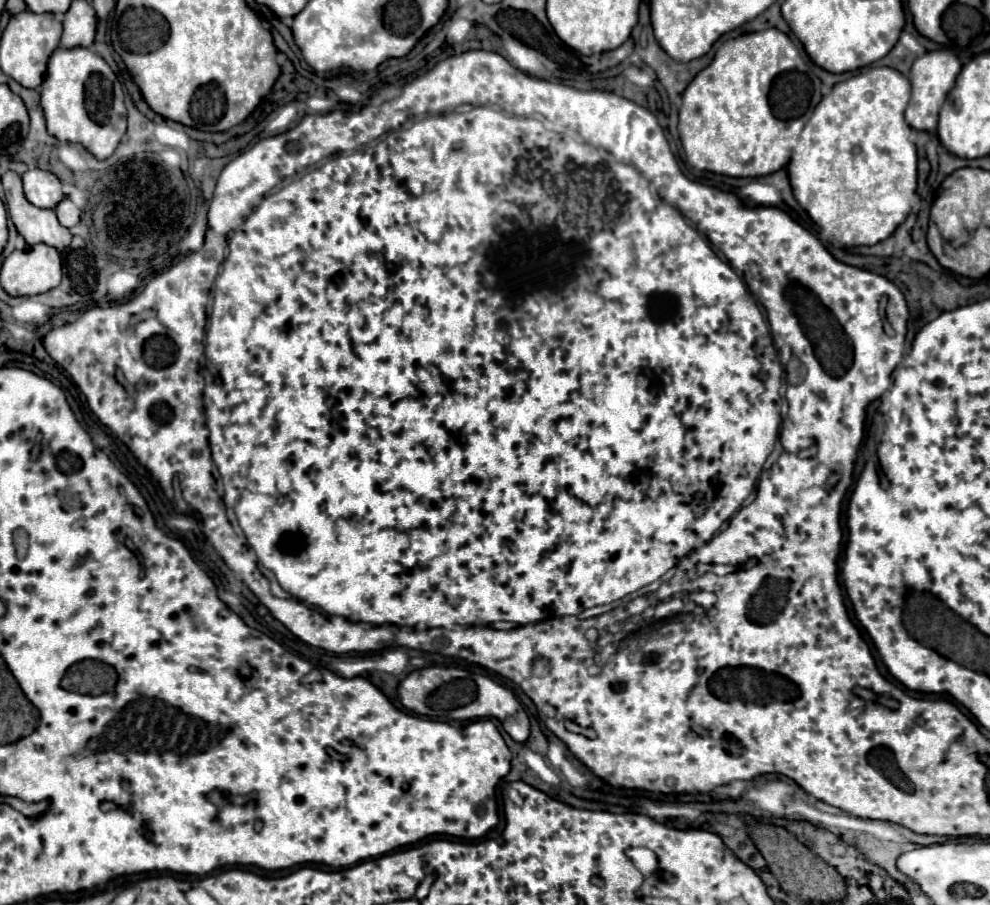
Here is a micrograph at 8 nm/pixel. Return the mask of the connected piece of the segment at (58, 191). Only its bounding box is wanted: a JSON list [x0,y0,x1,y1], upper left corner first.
[21,169,63,209]

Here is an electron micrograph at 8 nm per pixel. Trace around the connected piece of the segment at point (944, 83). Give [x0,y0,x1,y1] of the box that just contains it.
[905,49,961,133]

